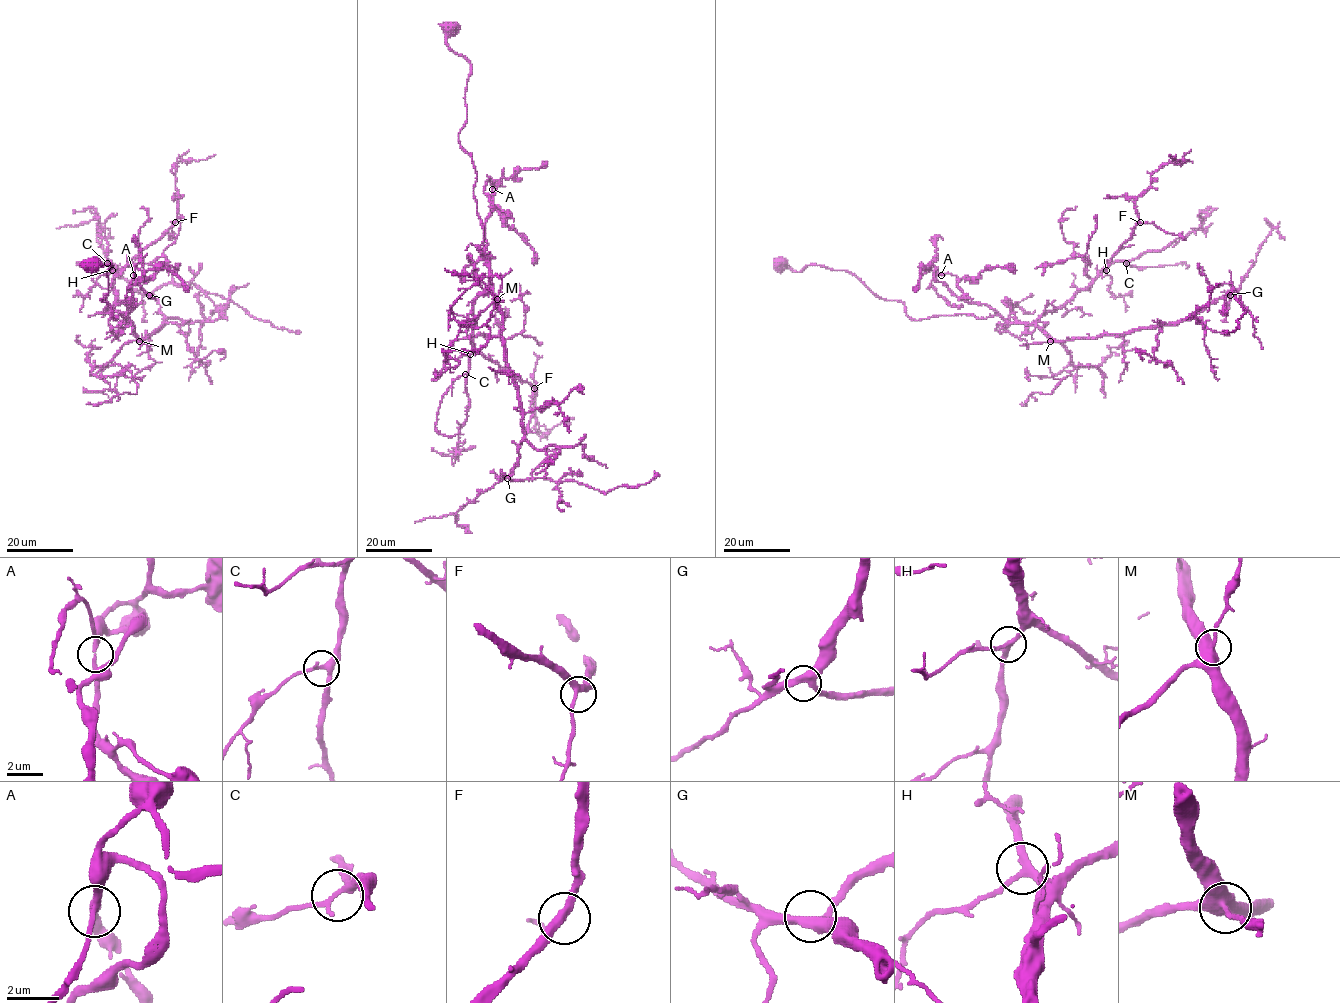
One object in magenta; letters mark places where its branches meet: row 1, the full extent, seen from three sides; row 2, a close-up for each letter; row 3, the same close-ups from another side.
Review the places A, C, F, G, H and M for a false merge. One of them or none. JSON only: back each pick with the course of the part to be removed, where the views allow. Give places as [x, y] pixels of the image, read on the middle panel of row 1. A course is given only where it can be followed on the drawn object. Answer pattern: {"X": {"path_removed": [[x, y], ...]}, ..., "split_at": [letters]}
{"split_at": []}

